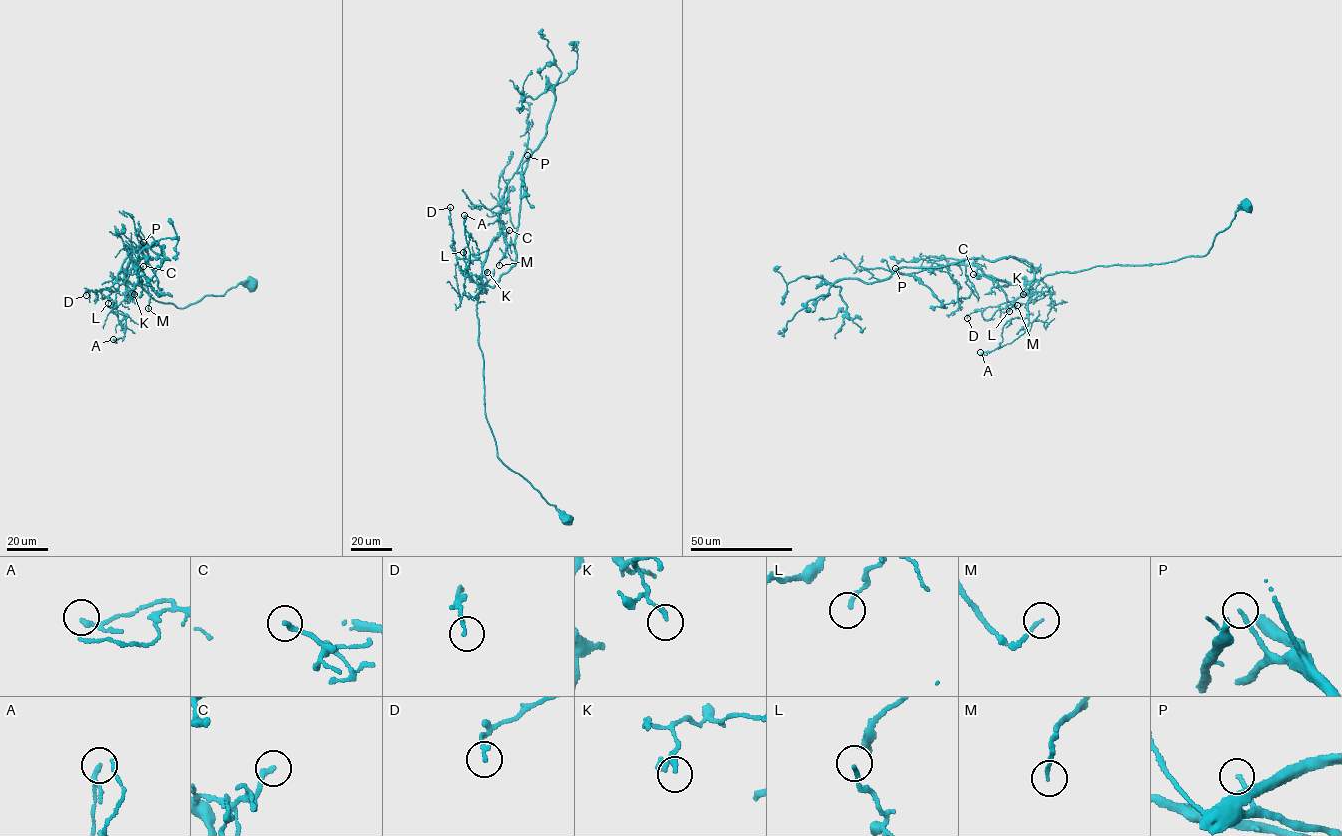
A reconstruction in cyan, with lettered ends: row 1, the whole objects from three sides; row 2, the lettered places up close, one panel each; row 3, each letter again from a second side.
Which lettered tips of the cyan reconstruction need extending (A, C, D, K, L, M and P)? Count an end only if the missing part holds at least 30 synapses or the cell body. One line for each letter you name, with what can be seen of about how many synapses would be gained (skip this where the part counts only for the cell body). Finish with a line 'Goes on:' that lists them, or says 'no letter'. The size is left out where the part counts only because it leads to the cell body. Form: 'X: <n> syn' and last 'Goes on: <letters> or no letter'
Goes on: no letter

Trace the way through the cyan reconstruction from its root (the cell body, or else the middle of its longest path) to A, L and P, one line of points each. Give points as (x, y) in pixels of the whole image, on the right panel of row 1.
A: (1245, 205), (1205, 255), (1097, 266), (1036, 280), (1025, 331), (1011, 343), (980, 352)
L: (1245, 205), (1228, 228), (1218, 233), (1205, 255), (1048, 274), (1035, 282), (1030, 294), (1018, 297), (1009, 311)
P: (1245, 205), (1205, 255), (1167, 262), (1097, 266), (1037, 280), (1031, 264), (1010, 256), (895, 268)

